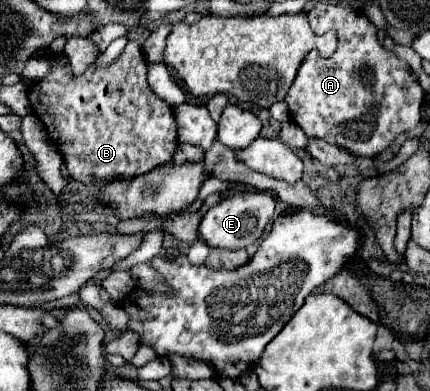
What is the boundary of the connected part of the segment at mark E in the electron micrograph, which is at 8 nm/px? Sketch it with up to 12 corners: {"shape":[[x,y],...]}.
{"shape":[[235,190],[205,212],[211,248],[249,248],[273,218],[269,192]]}

